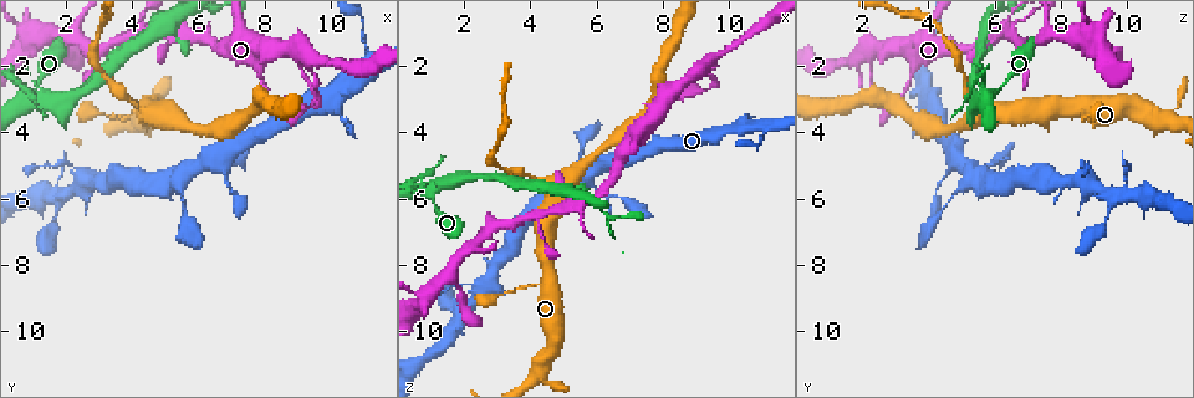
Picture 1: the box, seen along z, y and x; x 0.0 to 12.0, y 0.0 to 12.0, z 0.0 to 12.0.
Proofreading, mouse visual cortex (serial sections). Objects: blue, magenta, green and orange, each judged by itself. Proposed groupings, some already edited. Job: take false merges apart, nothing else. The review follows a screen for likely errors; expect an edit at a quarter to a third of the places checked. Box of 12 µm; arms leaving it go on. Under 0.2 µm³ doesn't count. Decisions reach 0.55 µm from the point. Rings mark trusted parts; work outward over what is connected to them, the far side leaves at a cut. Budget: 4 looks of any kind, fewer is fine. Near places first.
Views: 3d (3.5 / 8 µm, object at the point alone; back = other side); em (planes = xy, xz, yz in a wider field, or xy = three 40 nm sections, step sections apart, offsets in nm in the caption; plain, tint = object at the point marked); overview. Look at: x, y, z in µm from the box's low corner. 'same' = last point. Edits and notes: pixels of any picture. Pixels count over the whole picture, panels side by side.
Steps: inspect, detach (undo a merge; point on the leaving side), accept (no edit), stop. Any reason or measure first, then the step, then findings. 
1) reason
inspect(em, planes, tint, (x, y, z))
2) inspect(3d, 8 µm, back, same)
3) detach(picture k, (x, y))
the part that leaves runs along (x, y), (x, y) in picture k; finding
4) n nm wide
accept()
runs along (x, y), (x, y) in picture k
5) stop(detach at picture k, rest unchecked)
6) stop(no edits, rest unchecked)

four or more arms meet
inspect(3d, 3.5 µm, back, (1.0, 2.9, 5.8))

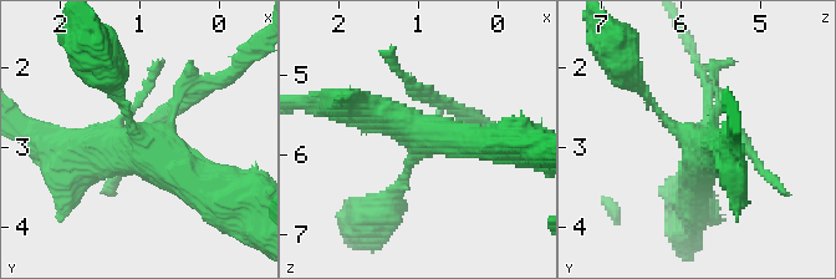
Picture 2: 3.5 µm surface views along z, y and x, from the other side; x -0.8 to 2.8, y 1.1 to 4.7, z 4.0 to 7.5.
inspect(em, xy, step 2, tint, (1.00, 2.95, 5.80))

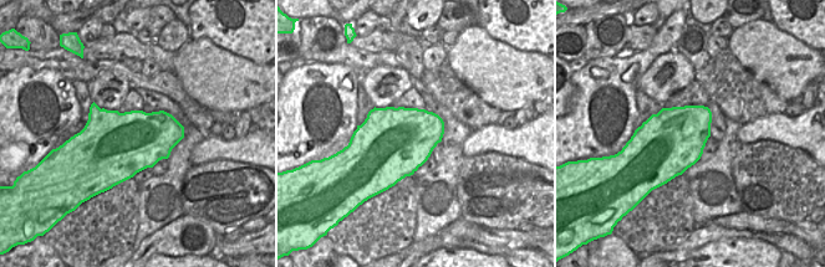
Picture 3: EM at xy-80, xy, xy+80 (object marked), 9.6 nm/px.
detach(picture 2, (479, 118))
two cells meet here

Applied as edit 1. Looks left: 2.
sharp bend
inspect(3d, 3.5 µm, (4.4, 1.1, 6.5))

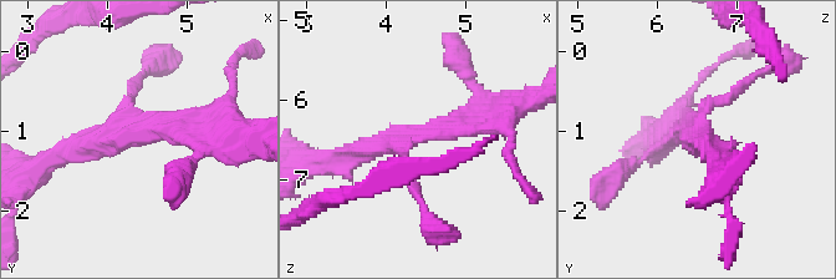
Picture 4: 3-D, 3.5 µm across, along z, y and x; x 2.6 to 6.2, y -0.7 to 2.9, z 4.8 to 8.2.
accept()
runs along (498, 113), (398, 136), (345, 155) in picture 4; continuous, no second cell

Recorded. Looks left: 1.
stop(detach at picture 2, rest unchecked)

